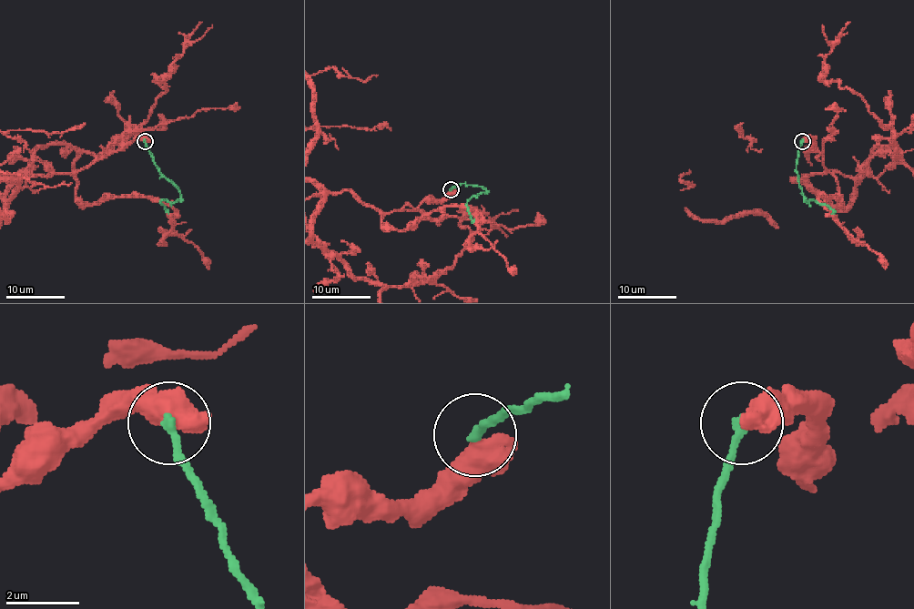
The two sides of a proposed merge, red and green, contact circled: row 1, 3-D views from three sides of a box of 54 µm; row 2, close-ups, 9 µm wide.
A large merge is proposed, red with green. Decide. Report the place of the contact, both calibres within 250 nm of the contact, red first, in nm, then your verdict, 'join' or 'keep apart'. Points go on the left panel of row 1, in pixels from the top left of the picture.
at (145, 141); 700 nm thick on the red side, 260 nm on the other; keep apart

